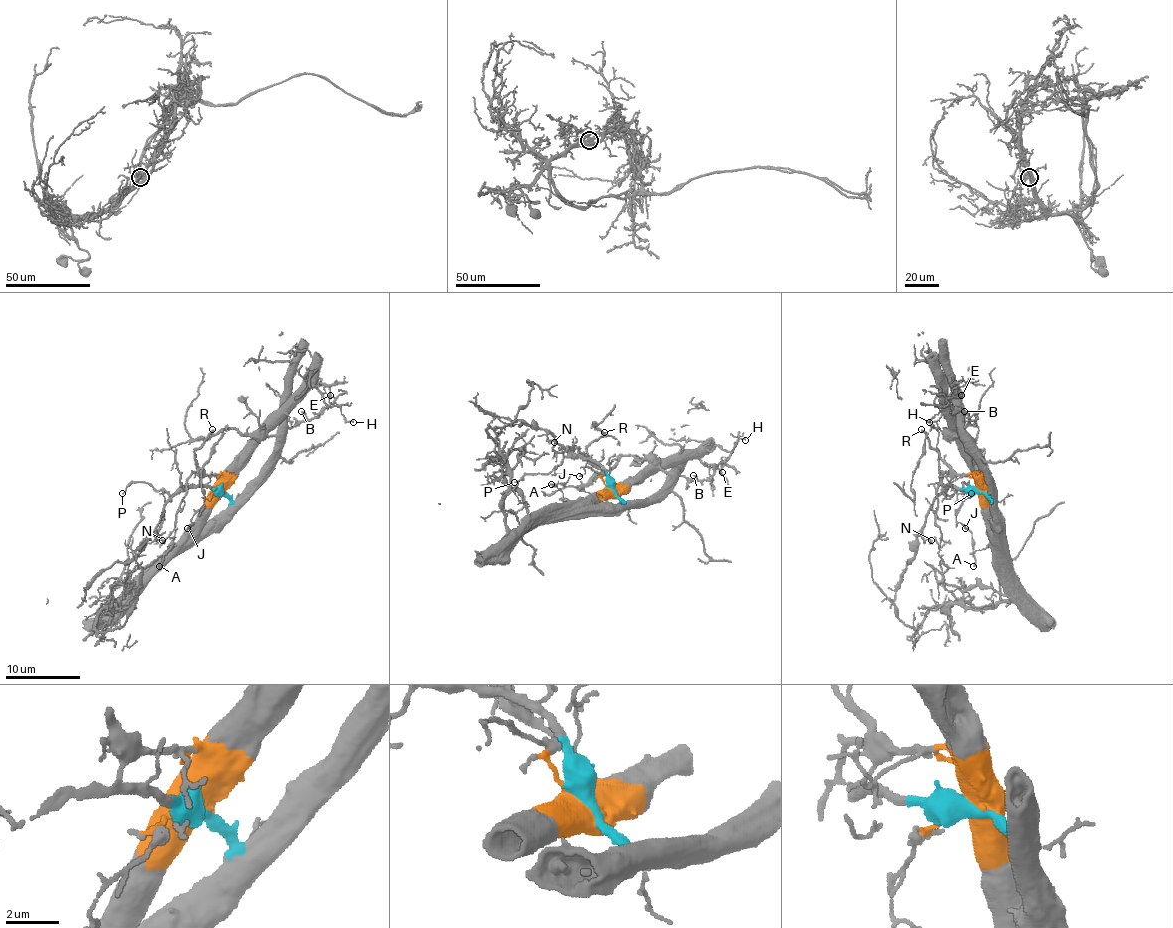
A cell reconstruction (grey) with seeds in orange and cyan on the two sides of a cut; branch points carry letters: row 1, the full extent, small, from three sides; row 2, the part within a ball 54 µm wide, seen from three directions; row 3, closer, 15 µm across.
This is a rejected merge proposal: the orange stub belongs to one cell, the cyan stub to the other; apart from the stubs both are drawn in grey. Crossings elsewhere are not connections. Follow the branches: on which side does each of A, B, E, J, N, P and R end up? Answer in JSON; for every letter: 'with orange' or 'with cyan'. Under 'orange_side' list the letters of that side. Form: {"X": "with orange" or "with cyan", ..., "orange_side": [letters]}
{"A": "with orange", "B": "with cyan", "E": "with cyan", "J": "with orange", "N": "with cyan", "P": "with cyan", "R": "with orange", "orange_side": ["A", "J", "R"]}

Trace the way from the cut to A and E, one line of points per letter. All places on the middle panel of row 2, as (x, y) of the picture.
A: (612, 490), (609, 494), (568, 500), (551, 485)
E: (612, 490), (625, 502), (648, 502), (679, 476), (709, 479), (726, 459), (722, 472)

